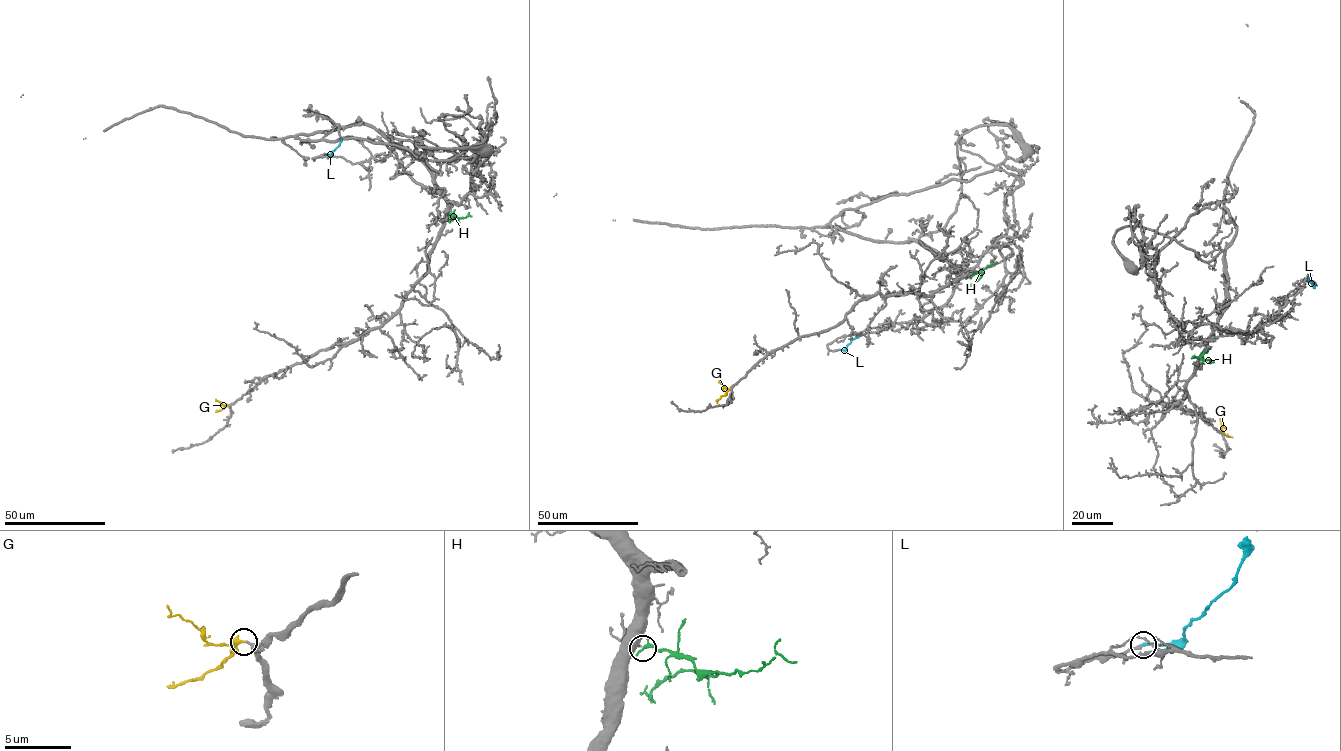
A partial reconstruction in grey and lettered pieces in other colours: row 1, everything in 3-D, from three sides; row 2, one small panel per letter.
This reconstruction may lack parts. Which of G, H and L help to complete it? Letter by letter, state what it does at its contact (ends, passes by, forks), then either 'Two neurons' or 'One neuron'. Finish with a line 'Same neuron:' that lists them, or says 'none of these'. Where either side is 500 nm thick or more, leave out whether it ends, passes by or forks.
G: It ends there. One neuron
H: It ends there. One neuron
L: It ends there. Two neurons
Same neuron: G, H

